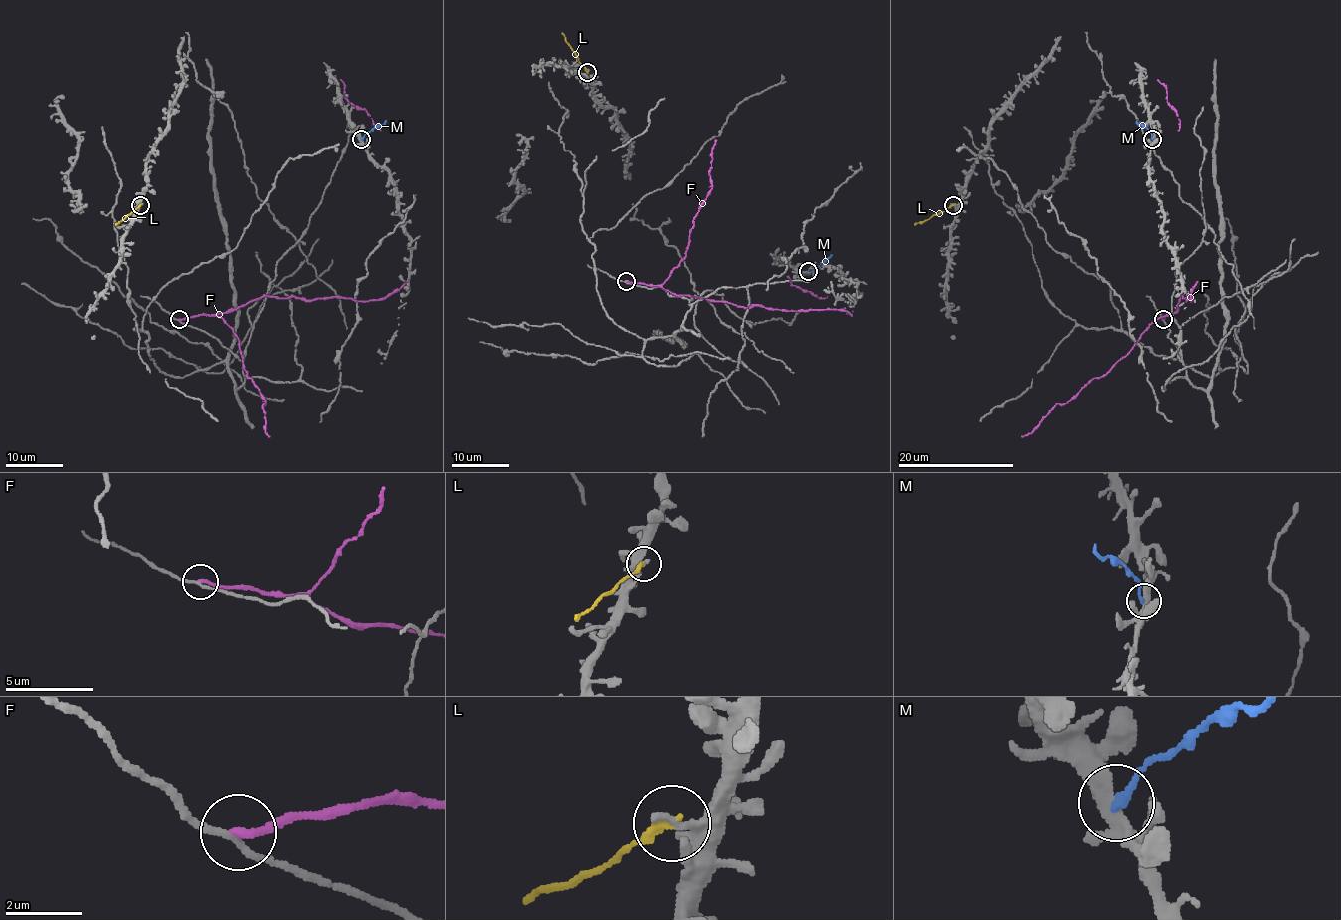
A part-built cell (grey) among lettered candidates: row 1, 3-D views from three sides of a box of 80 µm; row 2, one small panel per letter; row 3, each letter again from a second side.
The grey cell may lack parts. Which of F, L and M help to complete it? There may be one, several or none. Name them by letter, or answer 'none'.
none

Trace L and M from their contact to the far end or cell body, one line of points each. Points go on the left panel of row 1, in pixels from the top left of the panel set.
L: (141, 204), (115, 224)
M: (362, 139), (386, 120)

